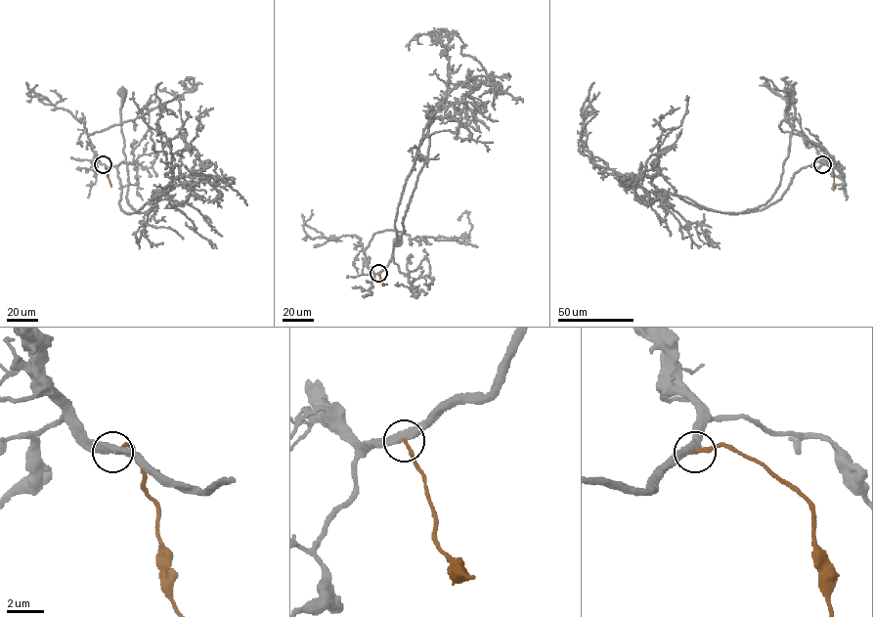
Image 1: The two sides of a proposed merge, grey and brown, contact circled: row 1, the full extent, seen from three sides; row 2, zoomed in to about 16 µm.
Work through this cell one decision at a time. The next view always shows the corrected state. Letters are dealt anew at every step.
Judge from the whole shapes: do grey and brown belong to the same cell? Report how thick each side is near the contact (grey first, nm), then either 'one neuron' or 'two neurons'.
calibres 440 and 190 nm; two neurons

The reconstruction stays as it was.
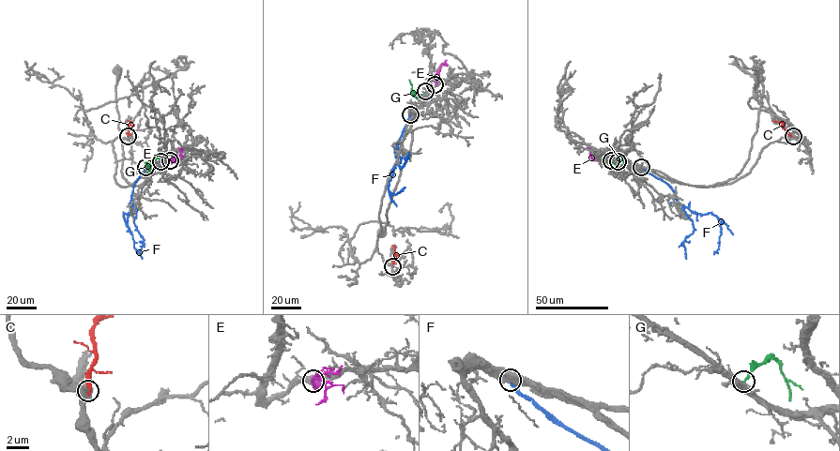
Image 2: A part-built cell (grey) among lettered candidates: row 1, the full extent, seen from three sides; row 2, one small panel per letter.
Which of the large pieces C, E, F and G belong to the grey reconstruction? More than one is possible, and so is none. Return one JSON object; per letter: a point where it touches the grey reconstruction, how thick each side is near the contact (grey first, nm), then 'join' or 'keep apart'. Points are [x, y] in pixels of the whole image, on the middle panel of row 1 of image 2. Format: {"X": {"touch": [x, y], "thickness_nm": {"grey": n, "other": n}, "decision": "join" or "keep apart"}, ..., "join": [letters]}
{"C": {"touch": [392, 266], "thickness_nm": {"grey": 320, "other": 400}, "decision": "keep apart"}, "E": {"touch": [435, 84], "thickness_nm": {"grey": 380, "other": 200}, "decision": "join"}, "F": {"touch": [410, 114], "thickness_nm": {"grey": 480, "other": 240}, "decision": "keep apart"}, "G": {"touch": [425, 91], "thickness_nm": {"grey": 160, "other": 180}, "decision": "keep apart"}, "join": ["E"]}

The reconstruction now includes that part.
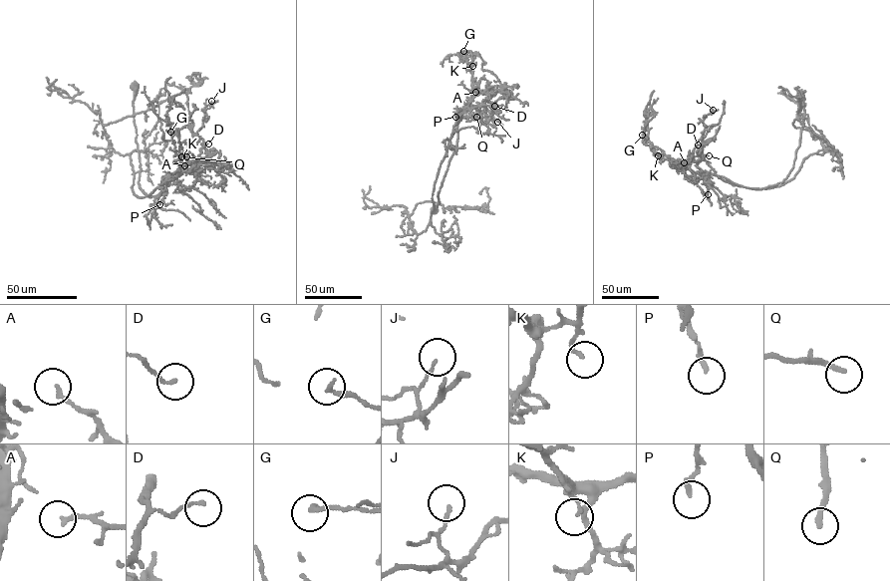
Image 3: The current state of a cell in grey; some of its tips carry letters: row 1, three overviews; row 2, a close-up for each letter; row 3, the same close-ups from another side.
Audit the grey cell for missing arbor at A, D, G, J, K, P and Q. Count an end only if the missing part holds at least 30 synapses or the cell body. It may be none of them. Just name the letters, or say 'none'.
Q

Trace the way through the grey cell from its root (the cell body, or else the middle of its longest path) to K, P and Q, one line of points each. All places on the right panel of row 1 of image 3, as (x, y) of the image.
K: (801, 98), (804, 120), (793, 167), (781, 182), (747, 188), (658, 155)
P: (801, 98), (804, 115), (799, 145), (788, 175), (772, 185), (751, 188), (706, 171), (708, 194)
Q: (801, 98), (799, 145), (793, 168), (781, 182), (760, 188), (741, 186), (703, 171), (697, 163), (709, 155)

